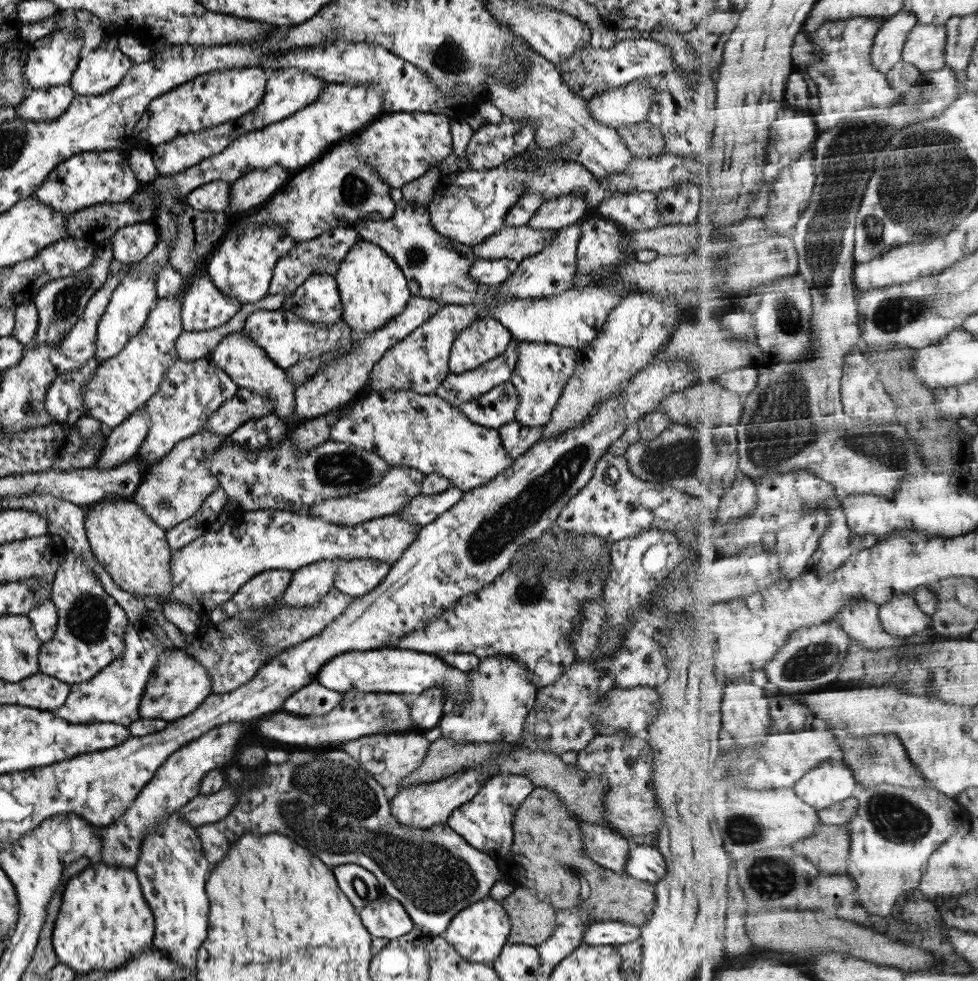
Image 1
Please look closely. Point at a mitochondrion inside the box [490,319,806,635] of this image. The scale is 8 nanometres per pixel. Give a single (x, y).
(673, 461)

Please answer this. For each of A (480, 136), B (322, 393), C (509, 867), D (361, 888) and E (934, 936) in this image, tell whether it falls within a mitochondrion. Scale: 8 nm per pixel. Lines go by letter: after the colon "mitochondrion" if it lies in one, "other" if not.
A: other
B: other
C: other
D: mitochondrion
E: other

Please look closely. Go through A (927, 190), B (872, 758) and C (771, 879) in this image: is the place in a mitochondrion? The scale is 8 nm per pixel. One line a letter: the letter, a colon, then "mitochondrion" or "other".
A: mitochondrion
B: mitochondrion
C: mitochondrion

